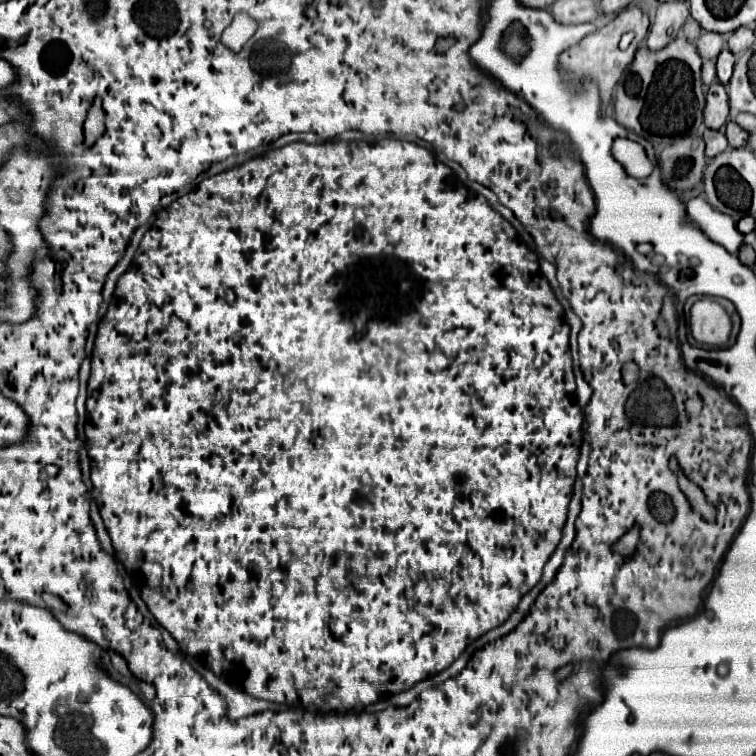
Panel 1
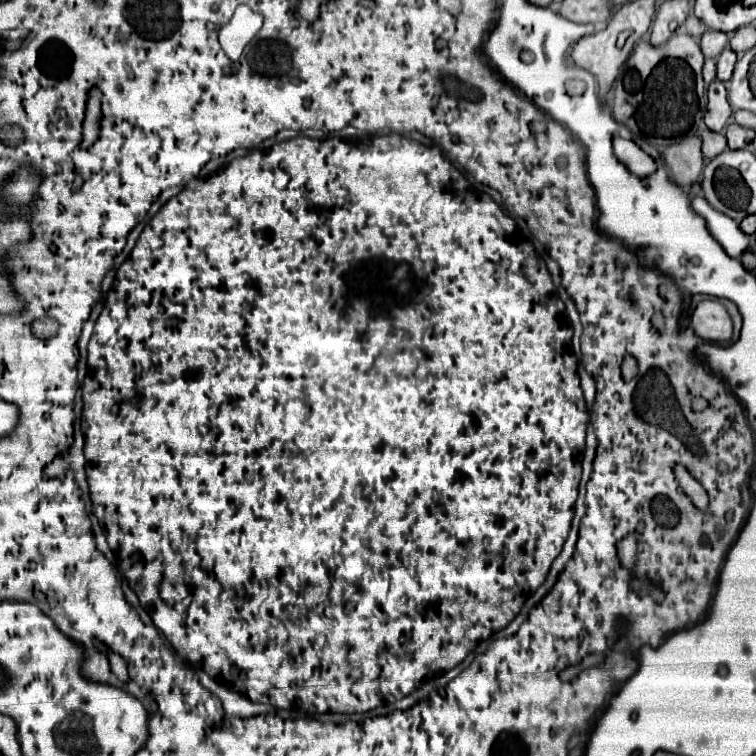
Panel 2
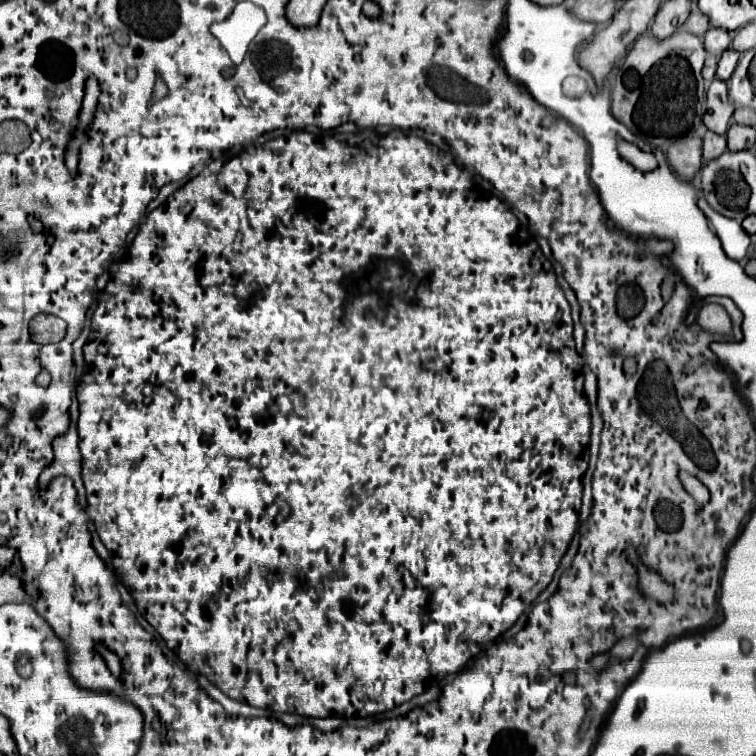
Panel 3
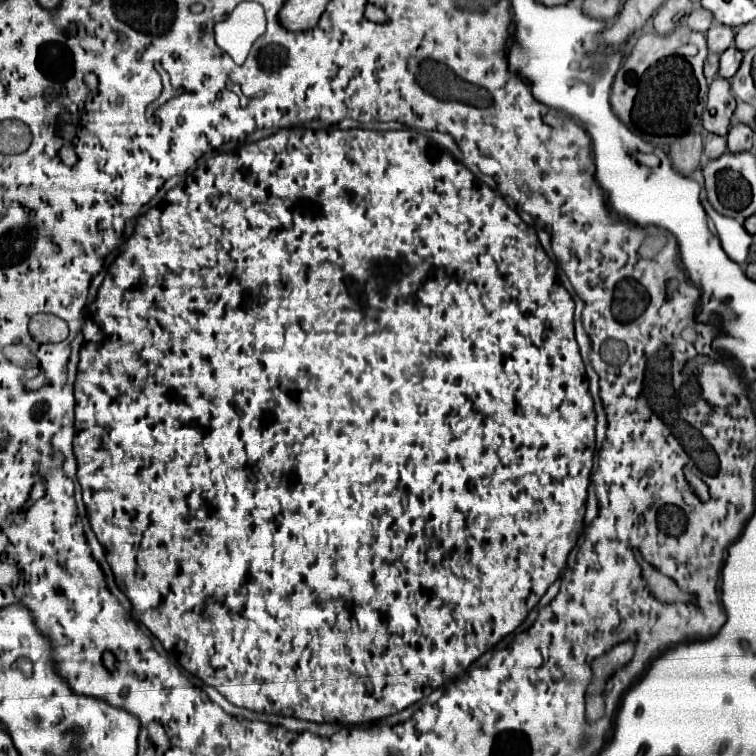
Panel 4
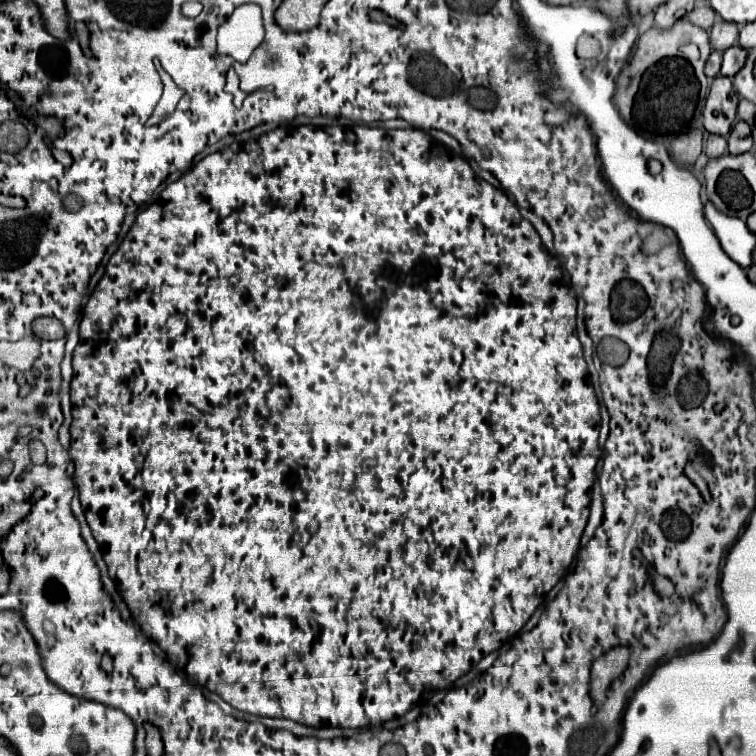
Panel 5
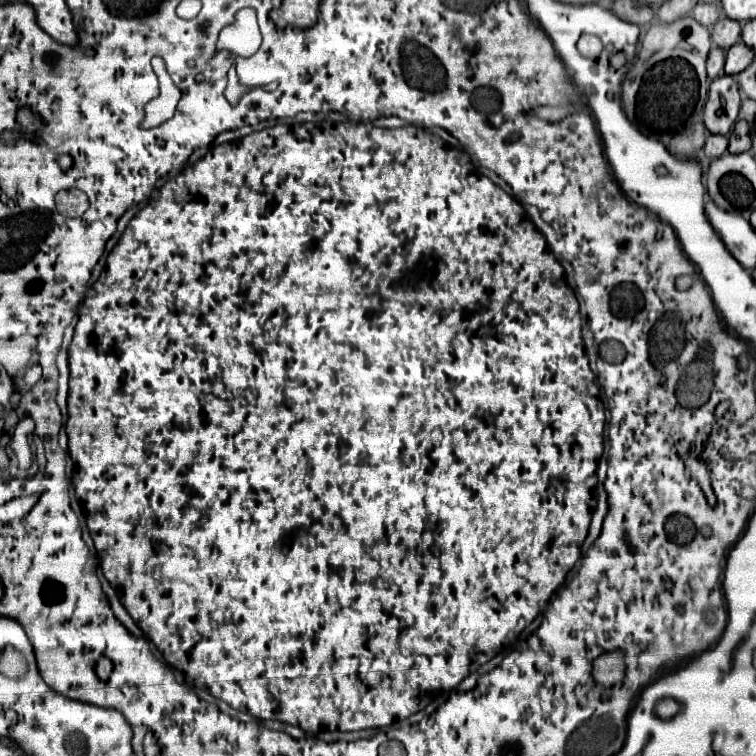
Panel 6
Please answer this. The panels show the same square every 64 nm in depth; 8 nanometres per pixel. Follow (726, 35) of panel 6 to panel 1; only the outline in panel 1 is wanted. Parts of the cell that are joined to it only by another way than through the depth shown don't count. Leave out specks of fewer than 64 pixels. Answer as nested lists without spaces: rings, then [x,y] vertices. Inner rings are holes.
[[[702,32],[702,36],[696,42],[696,48],[698,48],[702,60],[718,58],[718,54],[724,48],[724,38],[722,38],[722,34],[716,34],[716,32]]]

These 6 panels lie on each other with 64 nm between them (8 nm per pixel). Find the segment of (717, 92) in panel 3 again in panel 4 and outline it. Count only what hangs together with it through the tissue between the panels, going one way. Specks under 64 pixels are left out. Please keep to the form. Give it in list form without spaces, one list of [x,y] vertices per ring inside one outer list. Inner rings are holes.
[[[716,78],[710,84],[708,92],[708,104],[702,114],[702,124],[708,132],[726,136],[730,128],[730,118],[734,114],[736,100],[730,92],[730,82],[726,78]]]

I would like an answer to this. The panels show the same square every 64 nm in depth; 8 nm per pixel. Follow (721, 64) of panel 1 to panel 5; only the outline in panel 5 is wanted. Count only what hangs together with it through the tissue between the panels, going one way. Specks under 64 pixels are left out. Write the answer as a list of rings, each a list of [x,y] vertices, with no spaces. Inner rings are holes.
[[[732,46],[724,52],[724,62],[722,62],[722,74],[724,76],[734,76],[744,64],[746,64],[746,56],[748,52],[740,46]]]

